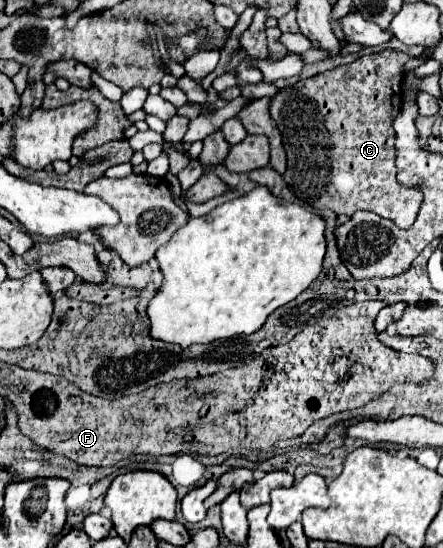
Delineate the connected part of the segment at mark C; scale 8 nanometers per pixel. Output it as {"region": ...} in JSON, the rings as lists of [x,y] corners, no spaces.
{"region":[[[383,50],[371,56],[361,56],[353,64],[339,66],[331,72],[299,80],[291,88],[283,88],[271,98],[271,118],[283,134],[287,150],[285,184],[291,192],[317,210],[333,210],[337,216],[353,216],[357,210],[375,212],[393,220],[399,228],[409,228],[421,206],[421,190],[409,190],[395,178],[395,130],[393,130],[393,96],[403,90],[403,64],[407,54]]]}

